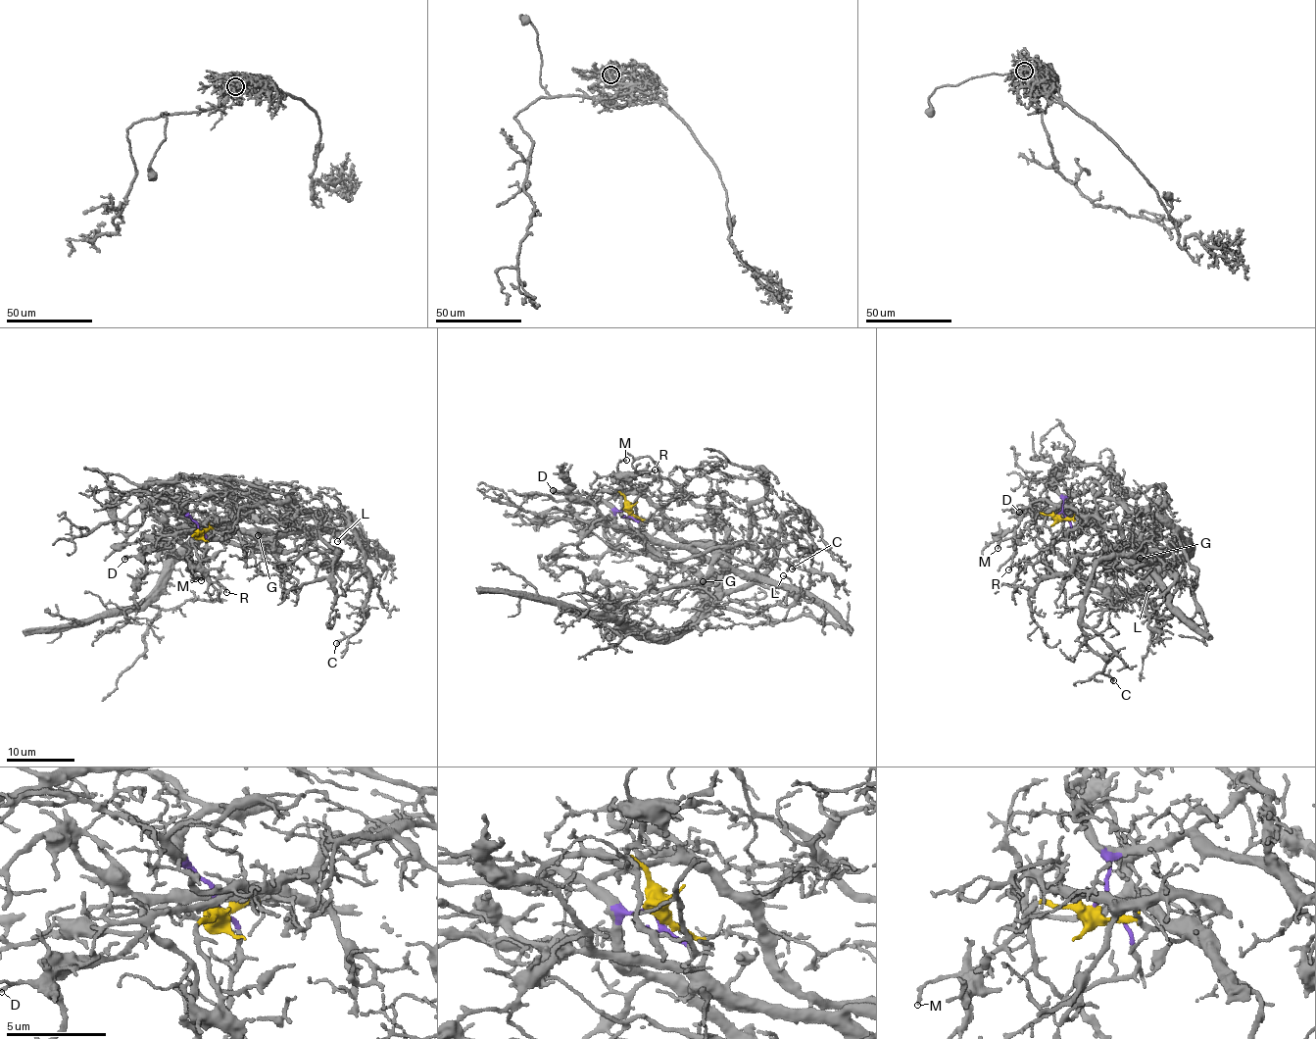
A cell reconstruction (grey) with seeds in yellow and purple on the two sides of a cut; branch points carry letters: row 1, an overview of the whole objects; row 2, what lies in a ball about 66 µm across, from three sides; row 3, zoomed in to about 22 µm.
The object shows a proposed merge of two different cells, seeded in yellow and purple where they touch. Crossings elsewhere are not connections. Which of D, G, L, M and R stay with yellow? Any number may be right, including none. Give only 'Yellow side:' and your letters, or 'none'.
Yellow side: D, G, L, M, R

